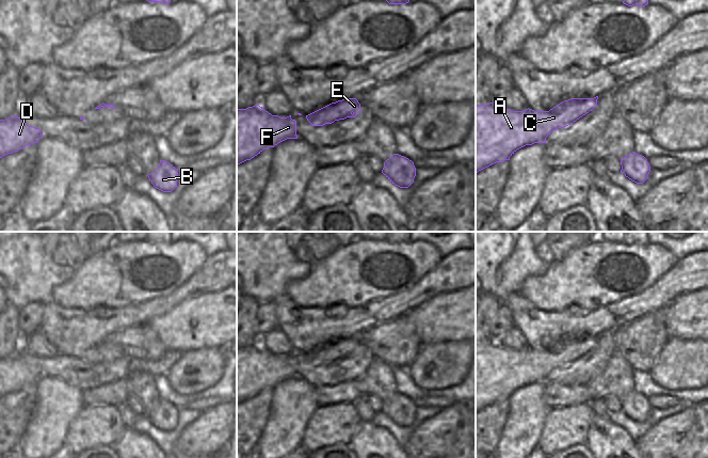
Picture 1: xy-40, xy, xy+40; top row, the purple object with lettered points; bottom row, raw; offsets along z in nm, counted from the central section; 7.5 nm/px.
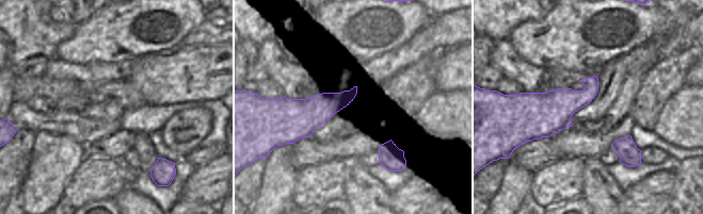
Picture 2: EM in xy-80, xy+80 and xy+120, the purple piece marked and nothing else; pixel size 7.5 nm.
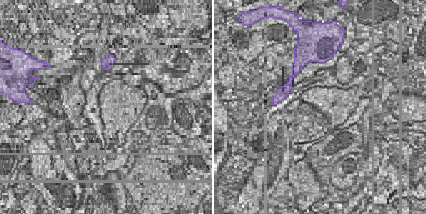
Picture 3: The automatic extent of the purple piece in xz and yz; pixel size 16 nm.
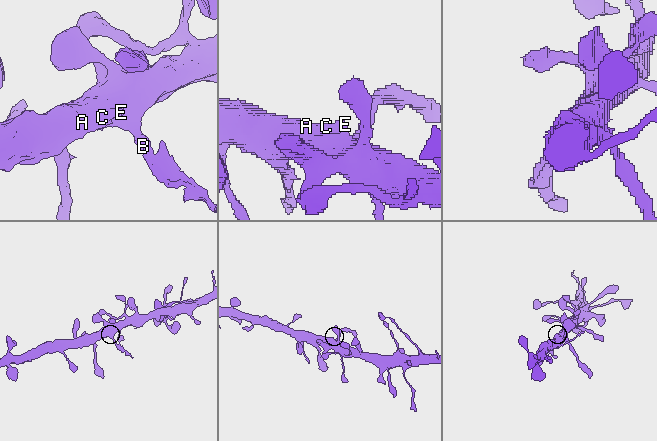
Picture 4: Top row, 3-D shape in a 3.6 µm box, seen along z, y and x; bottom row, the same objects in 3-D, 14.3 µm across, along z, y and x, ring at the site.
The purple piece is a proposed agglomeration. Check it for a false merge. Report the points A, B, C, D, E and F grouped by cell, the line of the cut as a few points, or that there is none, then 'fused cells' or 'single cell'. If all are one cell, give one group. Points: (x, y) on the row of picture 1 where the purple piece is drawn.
groups A C D E F / B; cut xy+40 (638, 154), (627, 161), (621, 162); fused cells

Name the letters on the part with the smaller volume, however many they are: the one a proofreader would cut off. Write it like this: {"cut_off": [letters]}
{"cut_off": ["B"]}

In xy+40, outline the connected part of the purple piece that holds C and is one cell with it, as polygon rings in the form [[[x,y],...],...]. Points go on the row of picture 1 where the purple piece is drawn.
[[[598,96],[594,98],[570,98],[549,111],[513,111],[504,109],[495,101],[487,105],[476,104],[476,173],[504,160],[519,148],[534,143],[546,143],[546,138],[556,129],[564,128],[597,106]]]

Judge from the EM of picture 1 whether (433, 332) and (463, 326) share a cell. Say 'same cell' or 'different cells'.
same cell

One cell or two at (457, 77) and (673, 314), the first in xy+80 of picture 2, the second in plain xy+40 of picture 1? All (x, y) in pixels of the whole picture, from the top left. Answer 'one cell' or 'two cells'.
one cell

